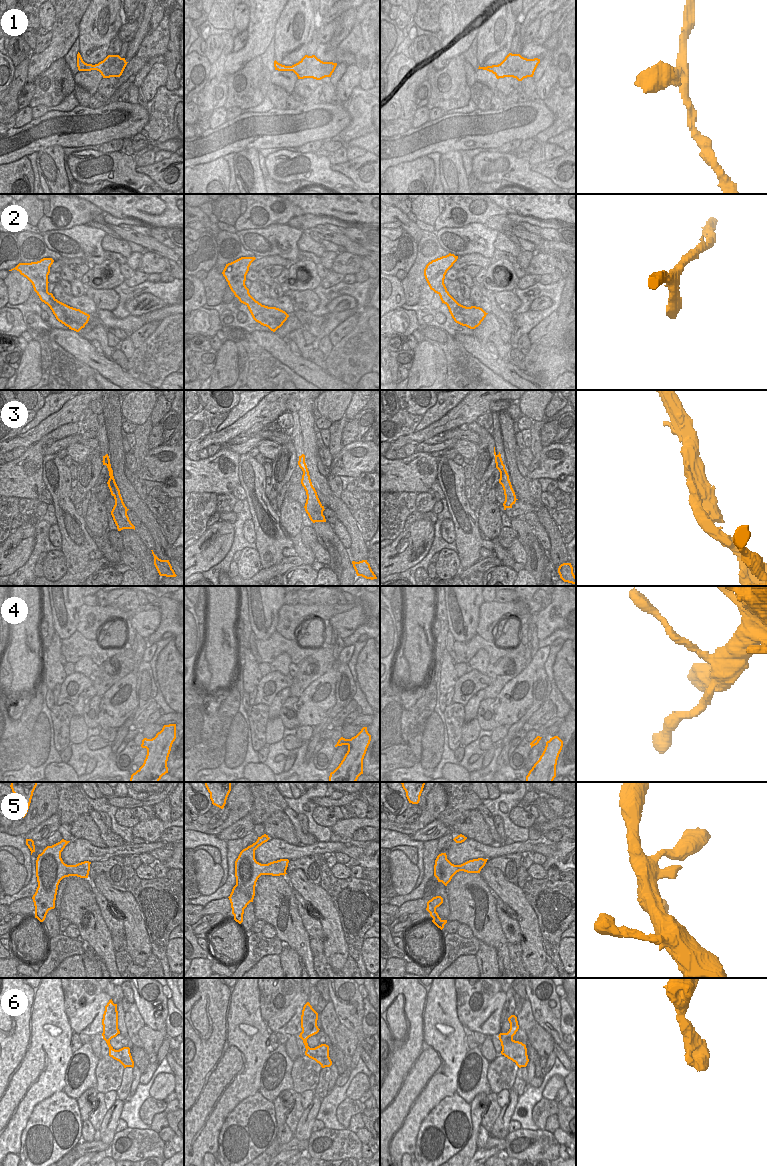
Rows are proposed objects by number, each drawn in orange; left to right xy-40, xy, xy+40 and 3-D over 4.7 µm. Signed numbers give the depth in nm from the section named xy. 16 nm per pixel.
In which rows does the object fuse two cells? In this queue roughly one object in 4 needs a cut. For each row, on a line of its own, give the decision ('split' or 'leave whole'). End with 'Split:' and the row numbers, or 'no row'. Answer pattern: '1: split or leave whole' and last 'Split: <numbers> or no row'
1: leave whole
2: leave whole
3: split
4: leave whole
5: leave whole
6: leave whole
Split: 3

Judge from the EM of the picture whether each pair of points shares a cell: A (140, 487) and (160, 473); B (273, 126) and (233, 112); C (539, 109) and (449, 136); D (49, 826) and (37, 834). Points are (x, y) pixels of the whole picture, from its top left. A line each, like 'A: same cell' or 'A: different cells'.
A: different cells
B: different cells
C: same cell
D: same cell

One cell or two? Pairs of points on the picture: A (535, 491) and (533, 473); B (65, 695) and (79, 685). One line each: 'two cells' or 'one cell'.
A: two cells
B: one cell

